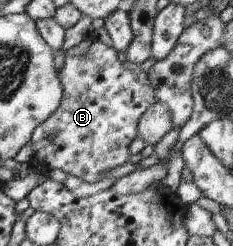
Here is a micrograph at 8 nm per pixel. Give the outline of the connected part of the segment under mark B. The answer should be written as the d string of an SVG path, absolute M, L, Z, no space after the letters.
M95 36L87 43L81 41L66 51L65 62L59 69L63 100L59 102L57 110L43 124L39 124L39 132L35 132L30 140L34 150L33 158L47 170L63 169L63 172L85 182L95 182L99 181L101 174L125 164L131 158L129 144L138 137L138 123L147 108L156 103L156 98L147 73L125 68L117 53L114 47L109 47Z

